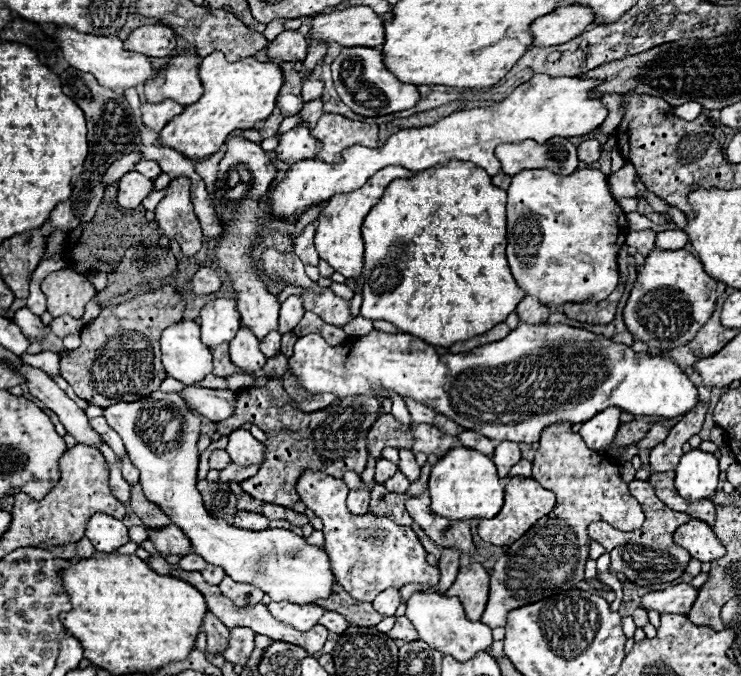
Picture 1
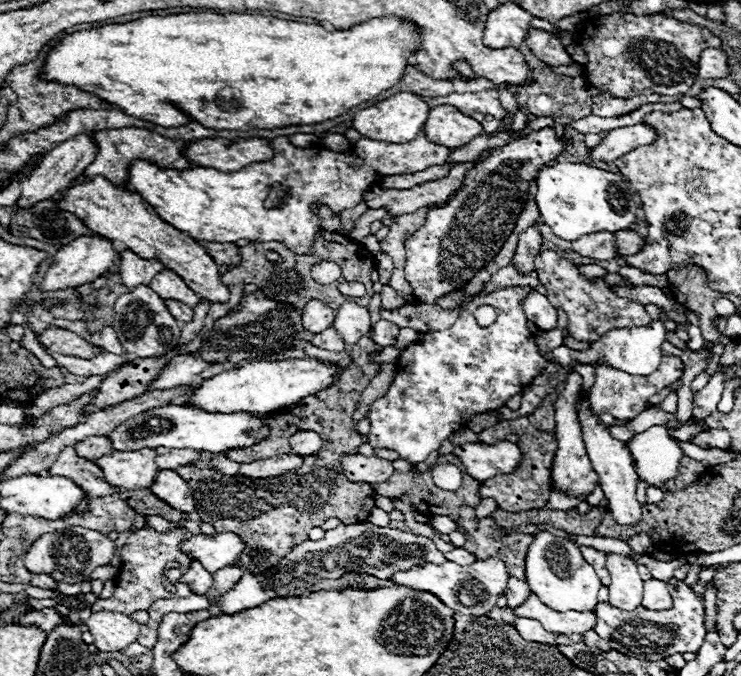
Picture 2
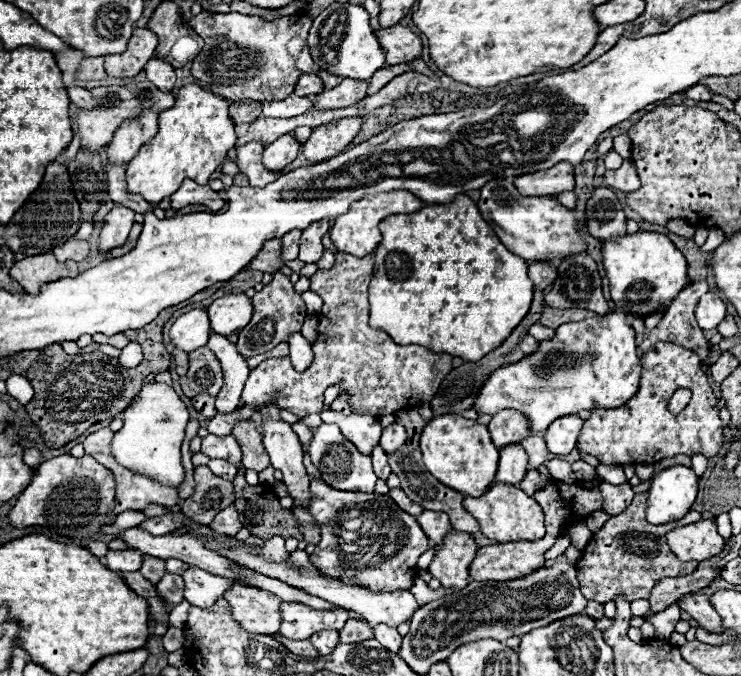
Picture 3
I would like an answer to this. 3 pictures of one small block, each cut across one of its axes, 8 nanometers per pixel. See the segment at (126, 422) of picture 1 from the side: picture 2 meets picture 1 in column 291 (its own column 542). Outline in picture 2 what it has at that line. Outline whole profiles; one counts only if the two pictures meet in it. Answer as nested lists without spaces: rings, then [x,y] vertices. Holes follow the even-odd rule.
[[[538,532],[528,546],[526,554],[526,582],[530,590],[550,608],[558,612],[588,612],[594,610],[598,600],[598,590],[602,588],[600,578],[596,576],[594,568],[582,558],[580,548],[556,534],[550,532]]]

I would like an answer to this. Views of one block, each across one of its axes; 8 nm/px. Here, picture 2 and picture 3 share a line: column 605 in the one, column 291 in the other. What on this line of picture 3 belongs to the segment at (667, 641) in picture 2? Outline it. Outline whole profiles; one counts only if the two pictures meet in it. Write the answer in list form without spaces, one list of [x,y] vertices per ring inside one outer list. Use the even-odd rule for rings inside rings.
[[[282,602],[280,634],[292,640],[308,640],[320,630],[340,630],[348,620],[348,610],[314,610],[300,602]]]

